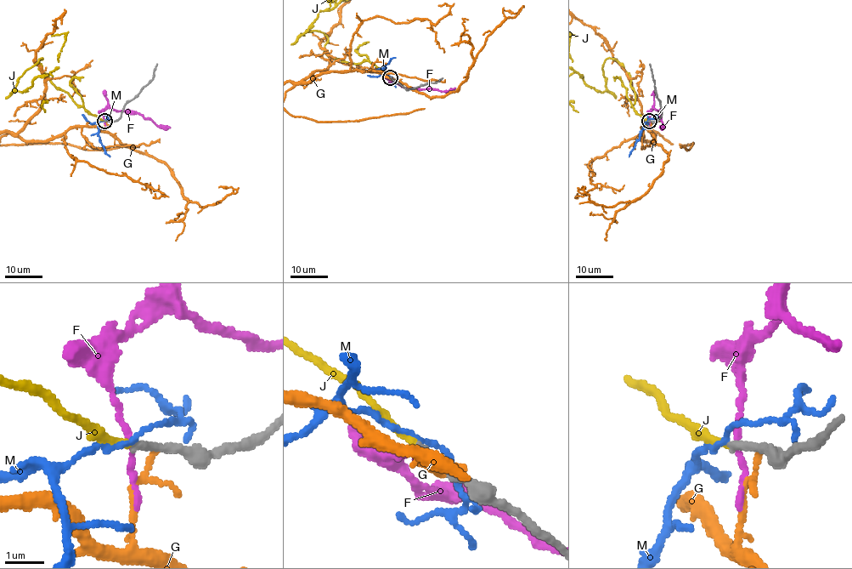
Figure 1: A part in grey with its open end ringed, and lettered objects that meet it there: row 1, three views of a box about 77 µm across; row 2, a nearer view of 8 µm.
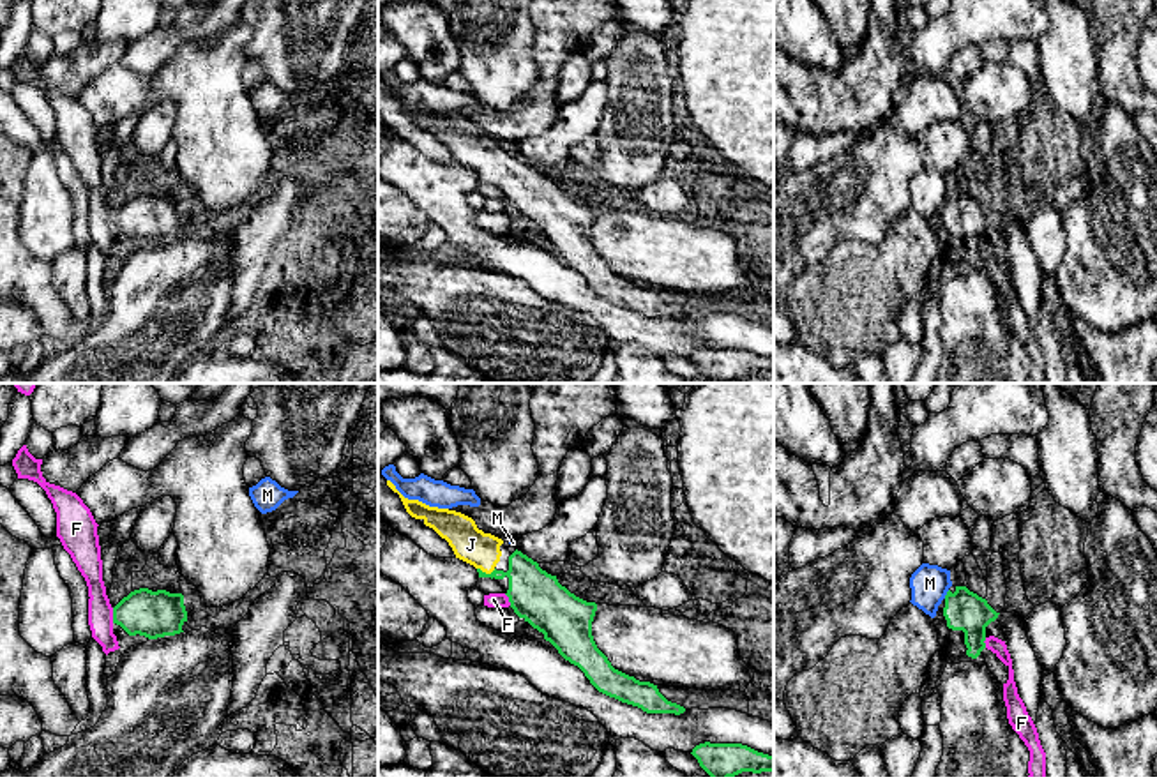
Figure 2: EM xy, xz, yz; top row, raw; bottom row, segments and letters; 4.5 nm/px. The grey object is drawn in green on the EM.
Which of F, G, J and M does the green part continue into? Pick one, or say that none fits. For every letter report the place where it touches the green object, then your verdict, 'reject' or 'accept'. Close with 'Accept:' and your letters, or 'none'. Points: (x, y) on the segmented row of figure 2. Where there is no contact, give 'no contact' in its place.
F: contact xy (113, 615); reject
G: no contact; reject
J: contact xz (484, 573); accept
M: contact yz (947, 594); reject
Accept: J

